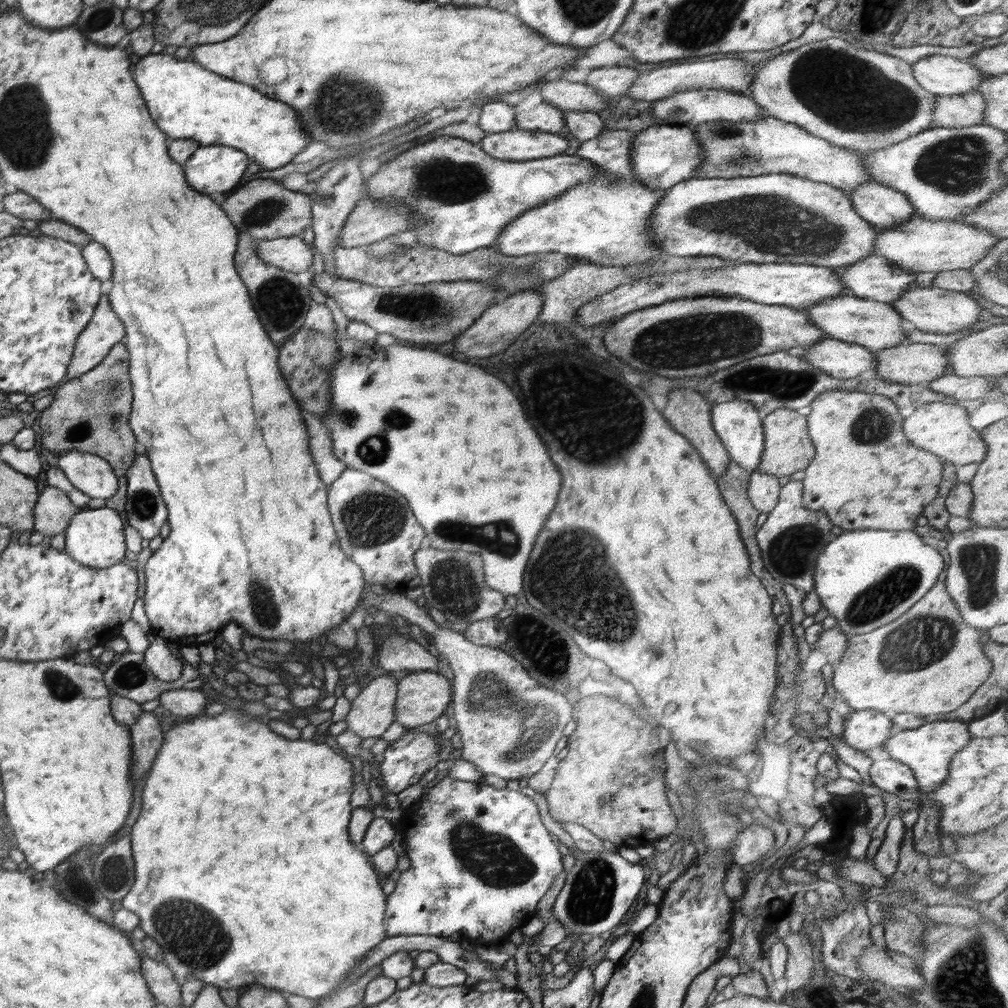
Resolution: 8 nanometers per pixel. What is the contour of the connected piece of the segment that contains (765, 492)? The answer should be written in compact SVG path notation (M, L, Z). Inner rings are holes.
M762 471L750 472L746 495L752 506L760 512L769 513L778 502L781 487L779 480Z

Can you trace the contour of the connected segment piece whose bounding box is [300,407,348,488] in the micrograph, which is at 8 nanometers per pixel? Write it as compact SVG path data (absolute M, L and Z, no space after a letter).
M300 407L300 412L302 412L302 418L306 418L310 452L312 452L310 456L316 464L319 480L322 480L322 483L328 488L348 468L348 465L333 454L334 444L331 431L323 426L319 416L302 410L302 407Z

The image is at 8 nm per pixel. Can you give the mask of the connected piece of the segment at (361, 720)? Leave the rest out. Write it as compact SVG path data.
M389 674L372 679L351 702L346 716L347 730L362 739L376 738L394 722L398 680Z

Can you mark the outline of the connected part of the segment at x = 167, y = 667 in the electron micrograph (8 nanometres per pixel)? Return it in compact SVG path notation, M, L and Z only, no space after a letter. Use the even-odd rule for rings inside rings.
M155 636L154 641L143 652L144 660L152 674L164 682L172 682L182 674L182 663L176 659L170 649L168 641Z

